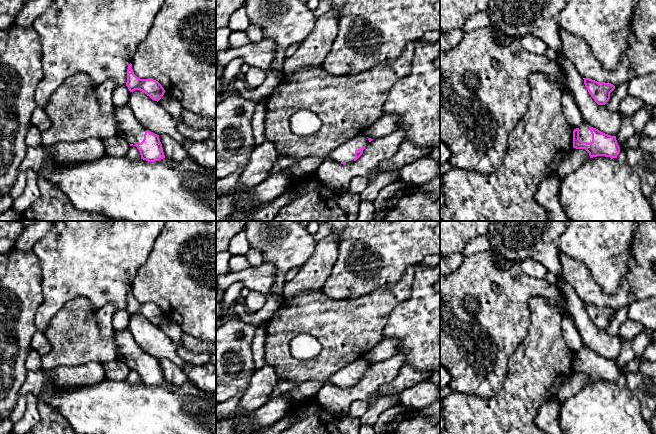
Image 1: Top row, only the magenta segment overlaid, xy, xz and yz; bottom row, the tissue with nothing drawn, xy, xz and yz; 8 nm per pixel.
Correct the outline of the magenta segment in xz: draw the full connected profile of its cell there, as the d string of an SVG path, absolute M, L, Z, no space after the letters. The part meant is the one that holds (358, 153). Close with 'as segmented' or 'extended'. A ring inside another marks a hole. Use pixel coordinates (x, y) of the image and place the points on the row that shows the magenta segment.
M361 134L357 137L352 138L350 141L342 144L339 148L334 150L330 157L342 164L351 163L356 161L363 153L365 147L373 139L362 136Z | extended

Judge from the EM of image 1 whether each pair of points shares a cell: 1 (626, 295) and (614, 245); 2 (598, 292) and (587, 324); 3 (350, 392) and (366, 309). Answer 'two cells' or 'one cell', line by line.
1: two cells
2: two cells
3: two cells

